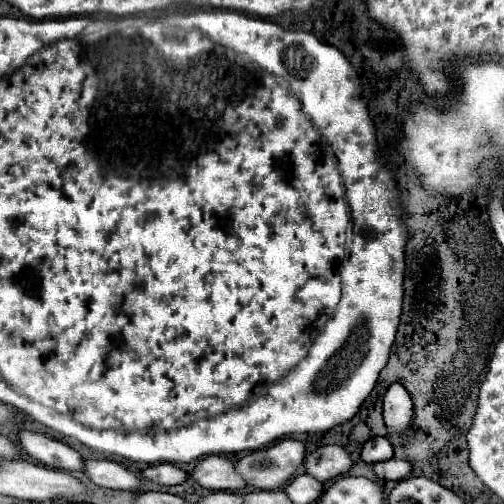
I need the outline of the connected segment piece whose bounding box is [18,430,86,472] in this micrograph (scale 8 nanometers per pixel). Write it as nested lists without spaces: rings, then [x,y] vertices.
[[[20,430],[18,434],[22,450],[32,456],[34,460],[60,470],[82,470],[86,466],[86,460],[68,444],[52,440],[44,434],[34,434],[28,430]]]

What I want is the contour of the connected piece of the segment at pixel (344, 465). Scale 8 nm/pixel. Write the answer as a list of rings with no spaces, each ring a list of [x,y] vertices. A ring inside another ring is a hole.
[[[330,444],[330,446],[320,446],[312,454],[308,454],[304,466],[310,476],[318,478],[320,482],[328,482],[348,474],[352,468],[352,458],[342,446]]]

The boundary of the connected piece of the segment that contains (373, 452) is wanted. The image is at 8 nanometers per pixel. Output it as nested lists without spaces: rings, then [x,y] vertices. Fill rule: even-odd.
[[[372,438],[362,448],[362,460],[368,464],[386,462],[390,458],[392,458],[392,444],[388,442],[388,438]]]

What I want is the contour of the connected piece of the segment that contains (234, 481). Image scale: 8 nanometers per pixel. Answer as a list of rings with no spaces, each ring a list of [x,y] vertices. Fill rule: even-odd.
[[[206,456],[198,462],[198,466],[192,472],[194,480],[210,490],[244,490],[248,484],[238,474],[236,464],[226,456]]]

